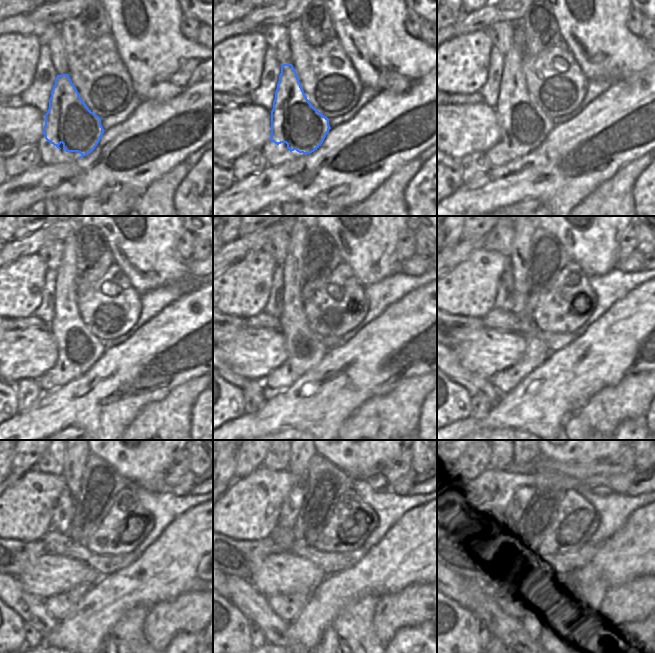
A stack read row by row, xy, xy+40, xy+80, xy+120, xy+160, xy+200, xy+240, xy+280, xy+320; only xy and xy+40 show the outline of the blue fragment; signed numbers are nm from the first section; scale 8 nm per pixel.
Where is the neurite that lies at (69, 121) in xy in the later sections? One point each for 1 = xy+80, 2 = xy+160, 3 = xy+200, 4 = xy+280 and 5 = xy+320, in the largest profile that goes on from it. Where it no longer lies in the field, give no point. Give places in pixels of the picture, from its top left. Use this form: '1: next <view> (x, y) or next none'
1: next xy+80 (522, 123)
2: next xy+160 (305, 349)
3: next xy+200 (519, 259)
4: next xy+280 (299, 460)
5: next xy+320 (518, 460)

